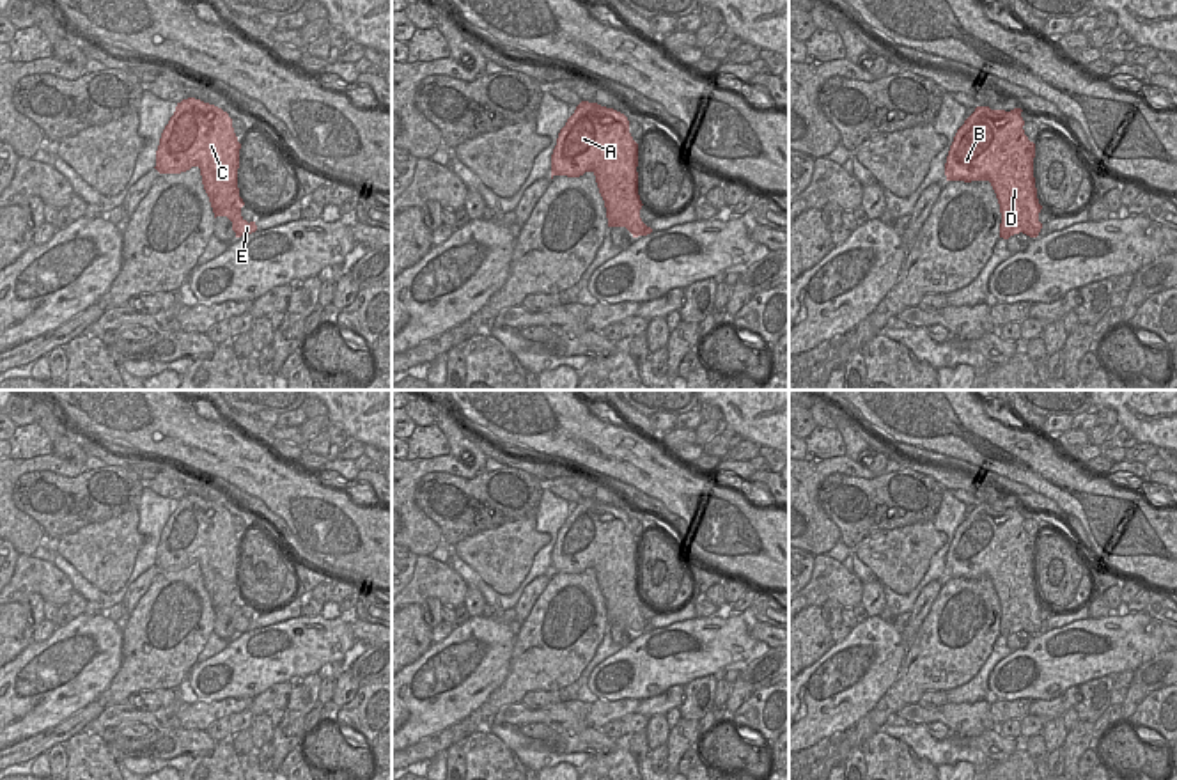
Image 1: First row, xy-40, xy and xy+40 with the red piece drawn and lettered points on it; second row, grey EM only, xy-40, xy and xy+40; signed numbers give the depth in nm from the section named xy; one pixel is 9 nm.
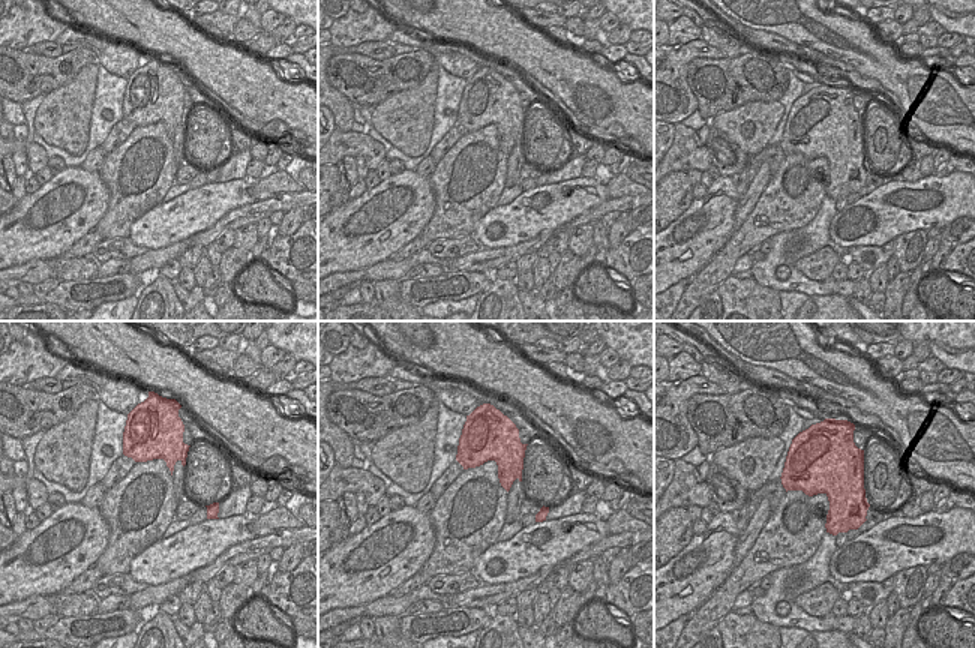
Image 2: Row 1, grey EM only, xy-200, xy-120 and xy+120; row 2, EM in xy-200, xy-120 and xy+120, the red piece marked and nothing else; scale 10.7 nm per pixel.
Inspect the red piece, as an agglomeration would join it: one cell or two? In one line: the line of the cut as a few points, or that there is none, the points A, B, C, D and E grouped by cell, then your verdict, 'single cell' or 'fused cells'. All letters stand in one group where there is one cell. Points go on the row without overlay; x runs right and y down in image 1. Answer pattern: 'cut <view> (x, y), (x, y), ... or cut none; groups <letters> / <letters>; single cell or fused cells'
cut none; groups A B C D E; single cell

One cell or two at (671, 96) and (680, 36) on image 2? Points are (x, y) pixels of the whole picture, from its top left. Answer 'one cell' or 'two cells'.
two cells

